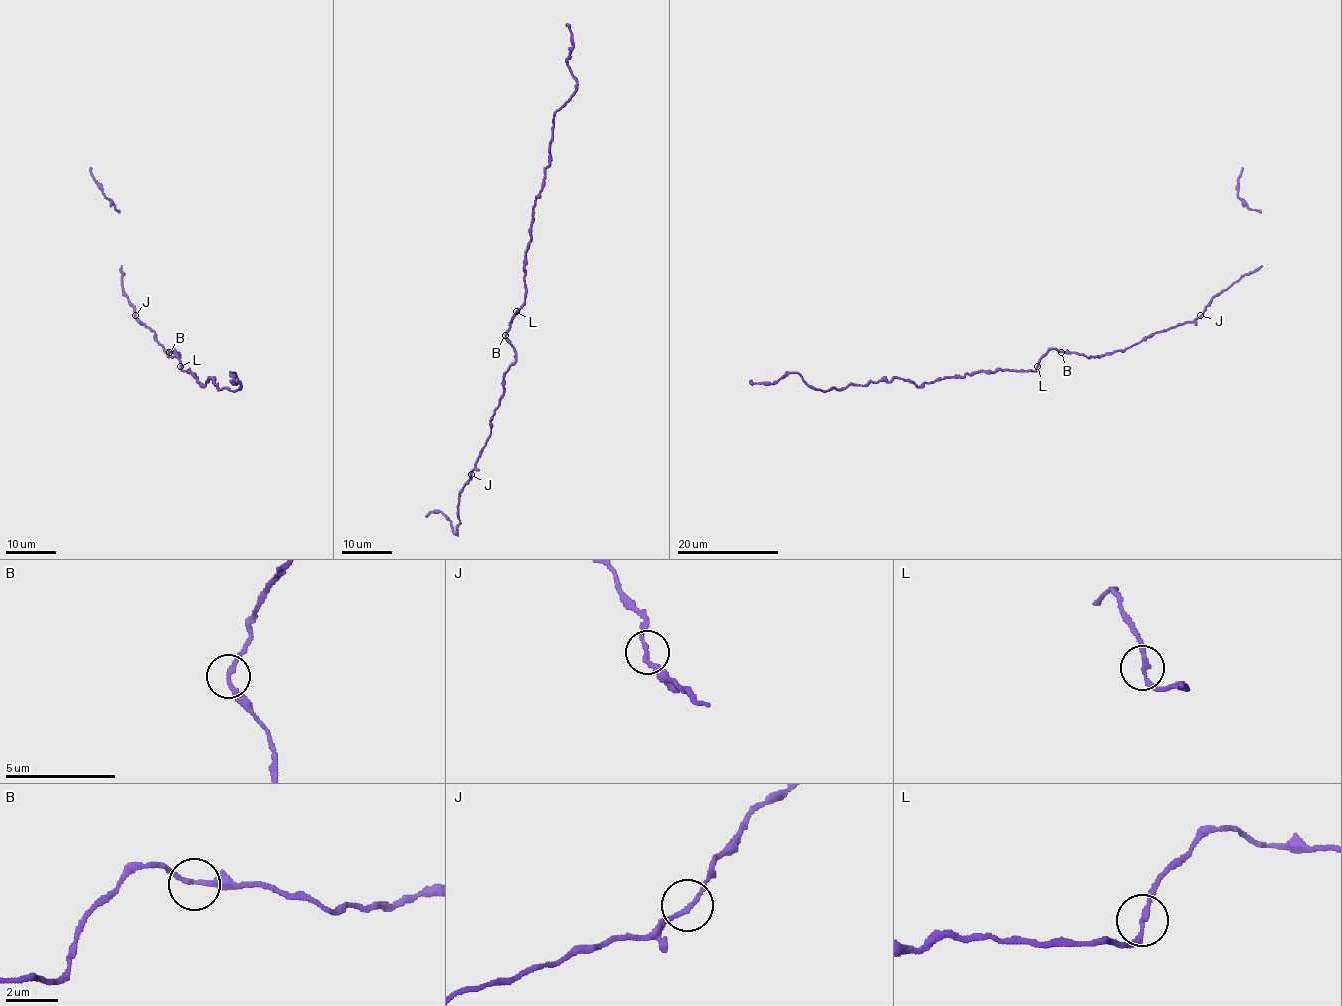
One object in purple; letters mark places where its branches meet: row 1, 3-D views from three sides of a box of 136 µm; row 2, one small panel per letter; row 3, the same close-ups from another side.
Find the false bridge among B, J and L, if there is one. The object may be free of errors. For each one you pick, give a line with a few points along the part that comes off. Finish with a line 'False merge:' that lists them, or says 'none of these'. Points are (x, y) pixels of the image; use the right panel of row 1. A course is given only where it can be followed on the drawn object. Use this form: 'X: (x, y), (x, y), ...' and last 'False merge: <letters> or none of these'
False merge: none of these

